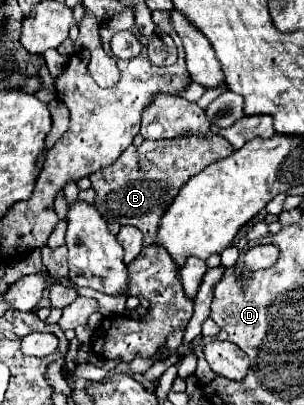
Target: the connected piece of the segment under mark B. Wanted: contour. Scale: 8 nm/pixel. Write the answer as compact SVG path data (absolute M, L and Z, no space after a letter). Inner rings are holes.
M216 133L210 135L186 135L168 141L144 141L140 147L130 145L116 163L90 175L92 189L96 191L94 207L108 223L138 227L146 243L150 243L158 231L162 213L170 207L180 187L212 161L228 157L234 147Z

